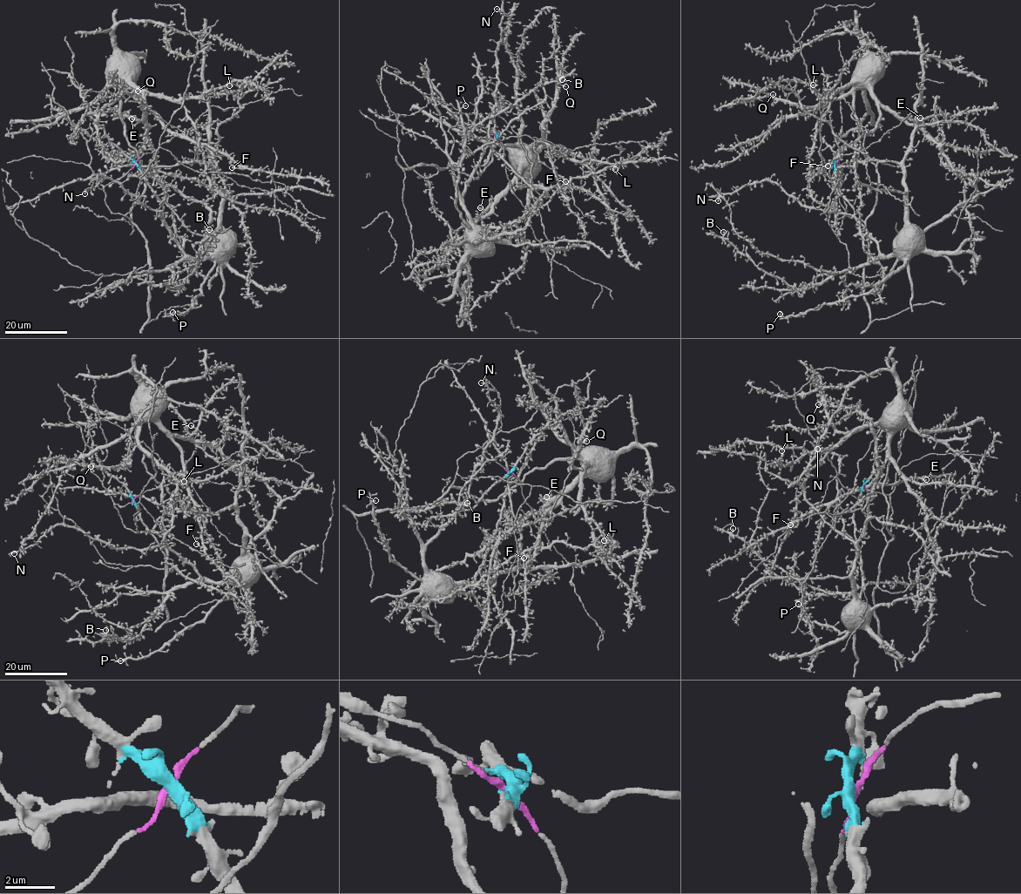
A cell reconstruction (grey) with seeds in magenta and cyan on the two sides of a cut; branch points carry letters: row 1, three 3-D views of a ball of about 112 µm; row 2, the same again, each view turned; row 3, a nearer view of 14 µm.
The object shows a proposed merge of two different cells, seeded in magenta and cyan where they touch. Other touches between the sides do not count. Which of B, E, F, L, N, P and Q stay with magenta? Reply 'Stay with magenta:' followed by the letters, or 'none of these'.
Stay with magenta: E, F, L, Q

